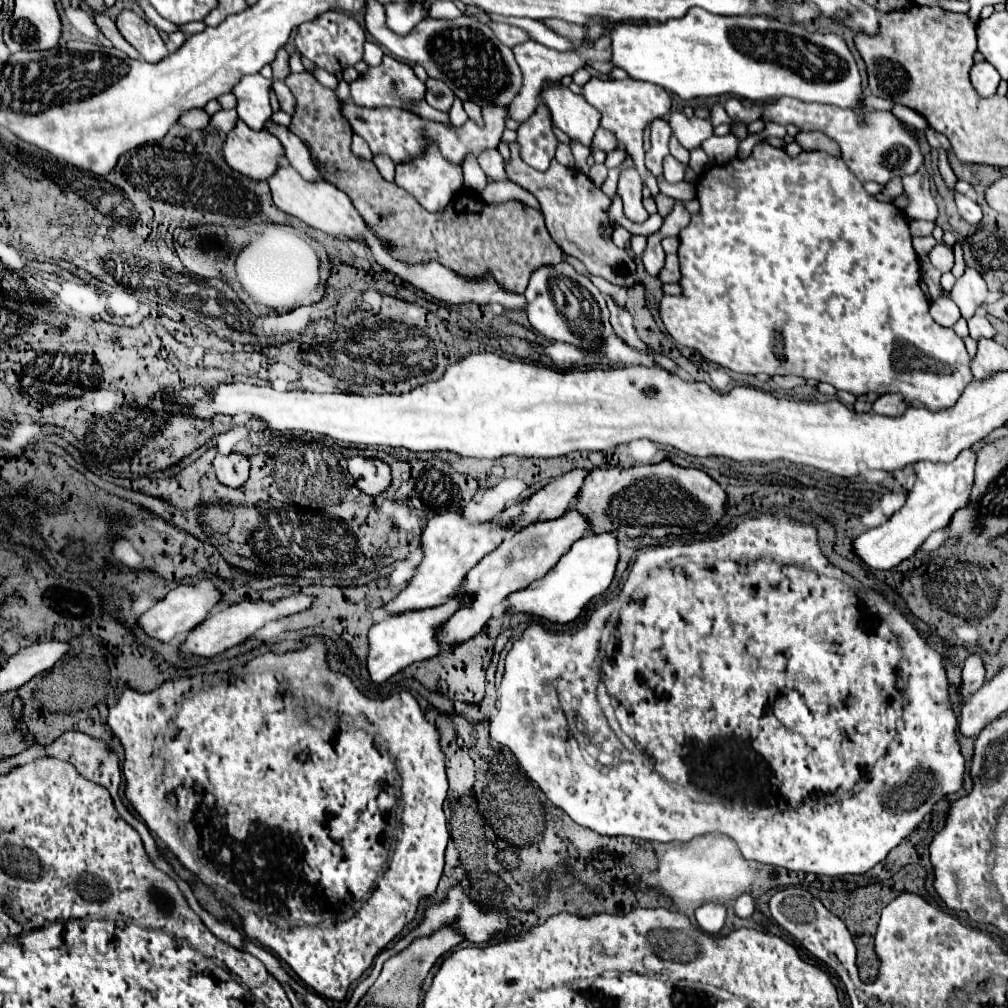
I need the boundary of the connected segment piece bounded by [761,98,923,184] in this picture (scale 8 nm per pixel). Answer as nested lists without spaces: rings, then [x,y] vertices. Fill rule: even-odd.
[[[783,98],[763,108],[763,122],[777,122],[781,126],[797,126],[801,132],[823,132],[831,140],[835,140],[841,148],[841,158],[849,166],[849,170],[861,182],[877,182],[887,184],[897,176],[915,174],[923,164],[923,154],[919,150],[913,134],[891,114],[891,112],[861,112],[863,124],[857,122],[857,112],[825,106],[825,104],[803,104],[799,100]]]

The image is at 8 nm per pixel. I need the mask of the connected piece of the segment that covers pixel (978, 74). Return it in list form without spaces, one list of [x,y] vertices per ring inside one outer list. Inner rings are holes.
[[[979,62],[971,68],[971,84],[981,98],[993,96],[999,82],[1001,82],[1001,76],[995,70],[995,66],[991,66],[989,62]]]

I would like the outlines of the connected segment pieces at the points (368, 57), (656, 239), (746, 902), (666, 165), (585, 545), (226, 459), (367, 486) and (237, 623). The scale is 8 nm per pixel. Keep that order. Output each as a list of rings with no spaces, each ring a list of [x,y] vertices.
[[[366,41],[364,44],[363,61],[369,66],[378,66],[382,62],[384,52],[381,47],[374,42]]]
[[[659,232],[653,234],[653,236],[649,236],[649,238],[647,238],[647,248],[645,248],[643,256],[641,256],[645,270],[647,270],[653,278],[657,278],[659,272],[661,272],[661,268],[665,266],[665,252],[663,252],[663,248],[661,248],[661,238],[663,238],[663,236],[659,236]]]
[[[743,894],[743,896],[737,898],[737,902],[735,902],[733,908],[735,908],[735,914],[739,918],[751,918],[751,914],[755,910],[755,902],[753,902],[753,898],[749,894]]]
[[[667,156],[667,160],[663,162],[663,170],[665,170],[665,180],[671,184],[681,182],[685,178],[685,166],[673,156]]]
[[[589,534],[581,540],[577,540],[567,554],[561,556],[561,560],[547,572],[547,576],[531,582],[521,592],[513,592],[507,596],[507,614],[533,614],[537,618],[545,618],[555,624],[567,624],[573,622],[587,602],[599,594],[603,594],[615,574],[615,566],[619,560],[617,552],[617,534]]]
[[[229,454],[229,456],[217,456],[213,460],[213,468],[217,474],[217,480],[225,486],[239,488],[249,478],[249,460],[241,454]]]
[[[353,456],[349,462],[349,474],[361,492],[369,496],[379,496],[391,486],[391,468],[379,458]]]
[[[293,594],[289,598],[277,600],[275,604],[269,602],[239,602],[235,604],[216,605],[210,612],[207,618],[191,630],[191,634],[179,644],[179,650],[183,656],[199,656],[199,658],[211,658],[215,654],[221,654],[223,650],[229,650],[237,644],[241,644],[245,638],[249,638],[255,630],[259,630],[261,626],[265,626],[271,620],[301,612],[305,608],[309,608],[311,600],[303,594]]]

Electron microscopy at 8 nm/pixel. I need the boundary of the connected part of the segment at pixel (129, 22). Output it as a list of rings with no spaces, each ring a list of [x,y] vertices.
[[[123,10],[115,20],[119,32],[125,36],[125,40],[137,48],[143,60],[147,62],[159,62],[163,56],[167,56],[167,48],[153,24],[147,24],[143,18],[139,18],[133,10]]]

